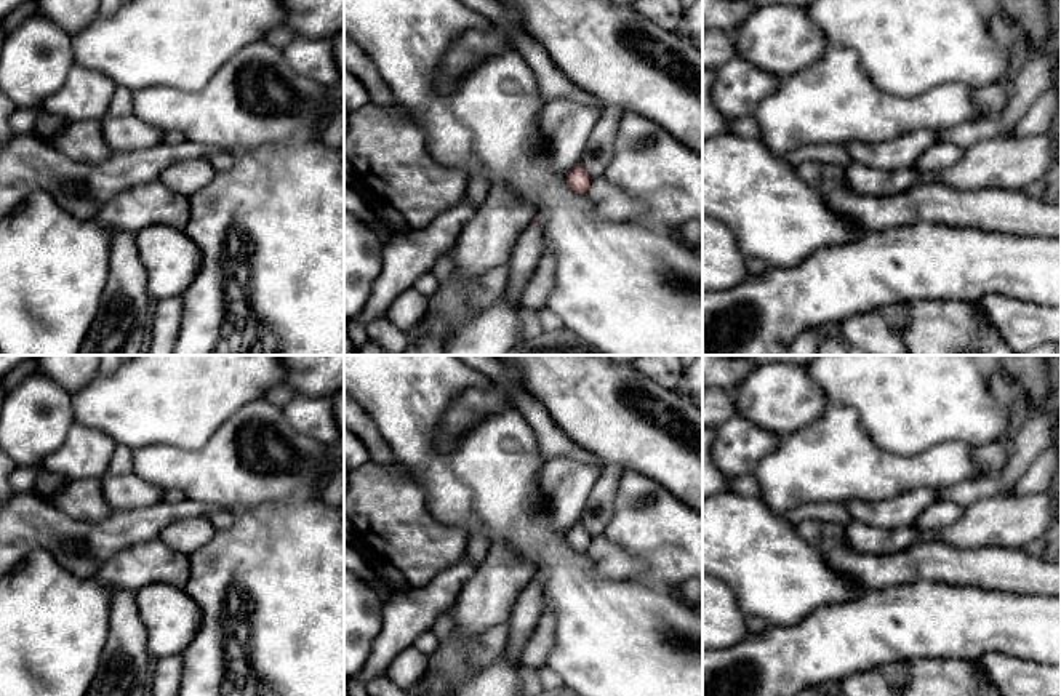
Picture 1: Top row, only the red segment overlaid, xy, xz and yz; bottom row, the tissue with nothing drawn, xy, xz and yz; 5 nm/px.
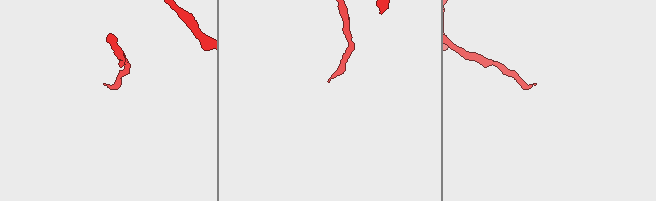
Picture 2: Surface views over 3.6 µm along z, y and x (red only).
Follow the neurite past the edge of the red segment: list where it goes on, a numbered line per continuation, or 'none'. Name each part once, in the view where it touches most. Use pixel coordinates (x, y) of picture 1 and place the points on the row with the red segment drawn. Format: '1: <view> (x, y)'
1: xz (522, 263)

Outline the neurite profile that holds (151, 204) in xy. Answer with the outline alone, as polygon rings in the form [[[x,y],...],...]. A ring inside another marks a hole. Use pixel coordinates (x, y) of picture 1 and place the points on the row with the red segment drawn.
[[[160,179],[118,192],[98,211],[102,226],[131,234],[158,224],[184,230],[189,219],[187,197],[173,192]]]

